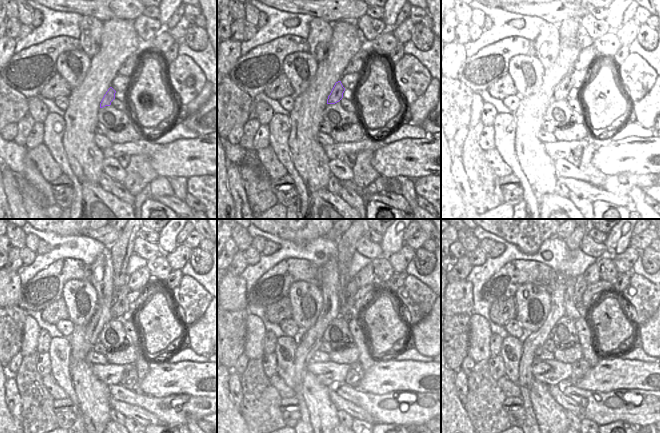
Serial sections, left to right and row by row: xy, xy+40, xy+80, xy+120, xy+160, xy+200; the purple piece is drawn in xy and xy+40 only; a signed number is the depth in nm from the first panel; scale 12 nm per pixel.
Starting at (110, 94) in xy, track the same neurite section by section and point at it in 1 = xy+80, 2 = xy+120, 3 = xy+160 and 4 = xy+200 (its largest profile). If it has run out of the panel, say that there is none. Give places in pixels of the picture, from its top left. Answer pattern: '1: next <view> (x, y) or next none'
1: next xy+80 (564, 87)
2: next xy+120 (119, 307)
3: next xy+160 (350, 288)
4: next xy+200 (576, 287)

